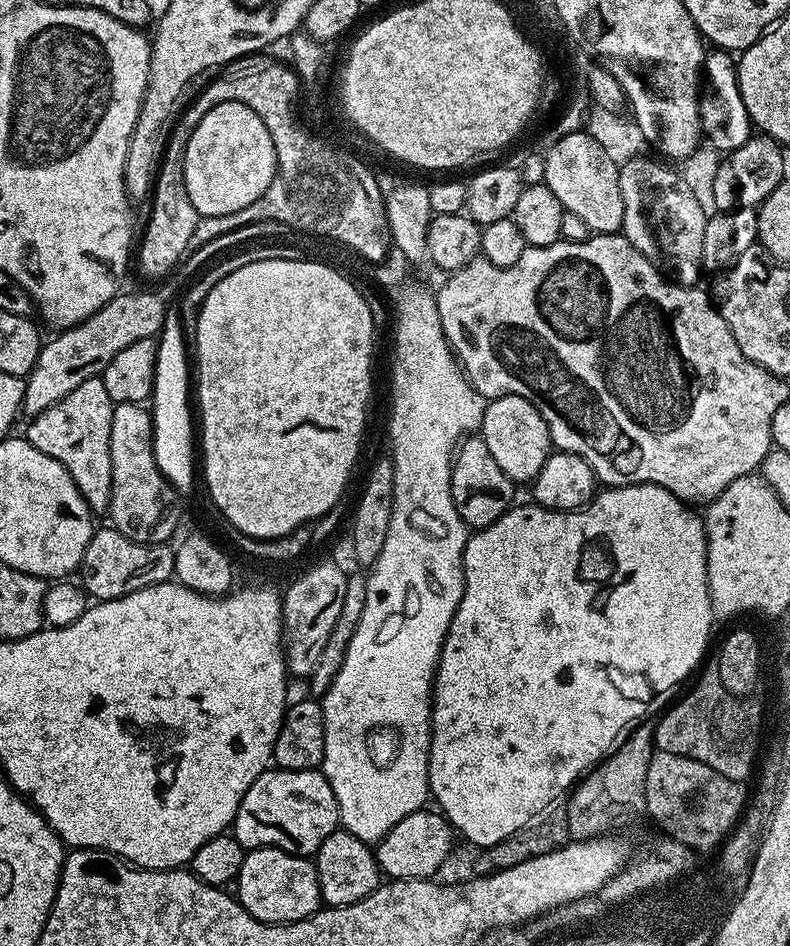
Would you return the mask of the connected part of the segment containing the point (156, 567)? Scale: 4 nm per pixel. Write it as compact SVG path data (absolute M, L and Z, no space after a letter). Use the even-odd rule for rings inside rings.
M97 527L78 569L85 593L93 601L99 602L122 598L126 594L134 594L134 590L171 581L176 571L176 554L168 547L167 543L139 544L126 538L114 527Z

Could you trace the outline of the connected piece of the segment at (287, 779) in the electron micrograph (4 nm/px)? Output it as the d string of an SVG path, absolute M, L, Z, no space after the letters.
M276 768L262 773L254 786L246 790L246 798L238 806L234 835L246 850L277 848L296 856L311 857L329 834L337 831L339 823L338 802L323 771L291 772Z

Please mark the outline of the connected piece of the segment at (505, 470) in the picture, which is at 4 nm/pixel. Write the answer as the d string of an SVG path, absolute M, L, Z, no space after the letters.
M503 396L487 401L478 432L494 462L502 466L502 474L509 476L513 482L535 480L538 470L546 466L546 458L554 451L546 422L538 410L534 410L534 406L530 406L530 402L521 396Z

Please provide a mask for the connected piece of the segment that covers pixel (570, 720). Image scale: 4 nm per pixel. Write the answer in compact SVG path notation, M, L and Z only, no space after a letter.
M631 484L621 488L608 486L597 491L583 508L574 512L553 512L535 502L527 503L517 503L504 512L502 518L469 535L468 545L464 547L462 602L440 648L440 661L432 682L428 791L449 825L470 843L477 844L480 850L522 830L536 814L542 814L559 801L577 781L588 776L622 746L632 729L655 717L673 699L672 691L692 671L695 673L701 667L709 651L708 639L712 636L714 623L708 589L708 536L704 532L704 521L701 513L696 513L699 511L670 494L670 490L653 484Z

